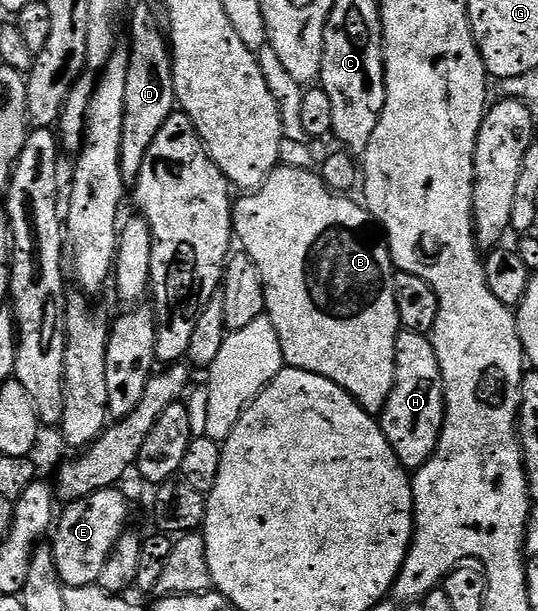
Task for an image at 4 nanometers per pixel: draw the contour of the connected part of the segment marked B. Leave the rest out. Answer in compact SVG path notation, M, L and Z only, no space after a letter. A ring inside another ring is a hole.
M280 164L275 167L275 171L265 180L265 184L261 184L259 190L252 190L246 196L234 203L231 212L231 225L233 227L234 237L241 245L242 253L248 254L253 260L253 264L257 264L257 272L261 272L261 280L263 281L263 291L265 292L265 304L267 305L265 311L265 317L273 324L273 328L277 328L277 340L281 340L281 352L283 353L283 360L287 366L292 366L298 370L304 370L305 372L313 372L317 376L325 376L325 380L333 380L333 384L337 384L343 389L349 396L353 396L355 403L367 414L372 416L382 415L385 404L389 400L389 396L393 392L393 384L395 383L395 349L397 348L397 336L401 329L399 324L399 317L397 316L397 300L393 300L393 280L396 276L395 263L391 261L391 247L387 245L386 237L381 236L380 231L377 229L376 223L373 221L370 213L358 201L354 202L354 197L344 196L336 194L330 190L319 177L318 173L314 169L302 170L299 166L286 166L286 164Z

